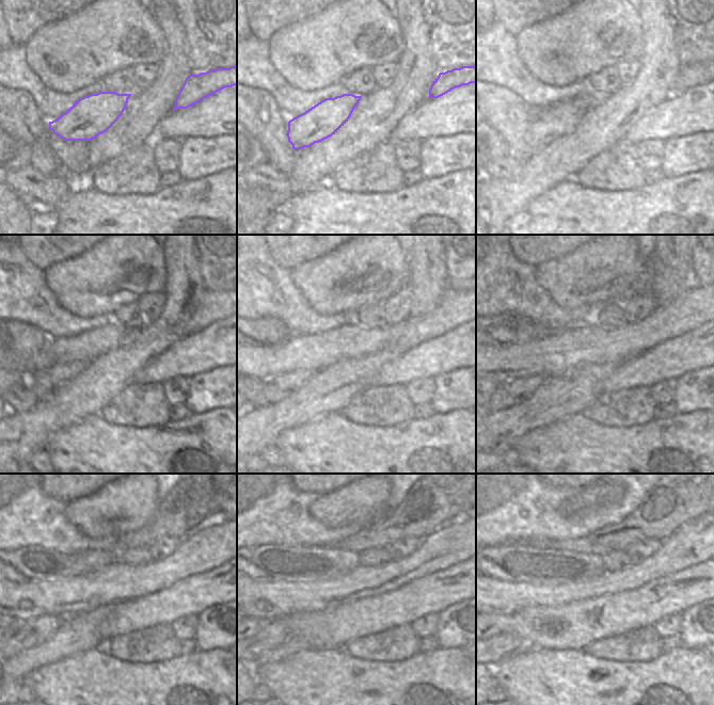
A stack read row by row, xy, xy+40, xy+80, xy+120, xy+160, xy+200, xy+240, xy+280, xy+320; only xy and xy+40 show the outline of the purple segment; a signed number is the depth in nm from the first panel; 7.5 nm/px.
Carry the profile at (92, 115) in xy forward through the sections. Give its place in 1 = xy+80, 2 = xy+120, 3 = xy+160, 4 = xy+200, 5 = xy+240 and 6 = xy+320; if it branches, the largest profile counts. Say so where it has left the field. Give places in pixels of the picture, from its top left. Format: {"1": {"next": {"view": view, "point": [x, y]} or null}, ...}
{"1": {"next": {"view": "xy+80", "point": [546, 125]}}, "2": {"next": {"view": "xy+120", "point": [44, 384]}}, "3": {"next": {"view": "xy+160", "point": [280, 387]}}, "4": {"next": {"view": "xy+200", "point": [511, 393]}}, "5": {"next": {"view": "xy+240", "point": [30, 634]}}, "6": {"next": {"view": "xy+320", "point": [500, 646]}}}

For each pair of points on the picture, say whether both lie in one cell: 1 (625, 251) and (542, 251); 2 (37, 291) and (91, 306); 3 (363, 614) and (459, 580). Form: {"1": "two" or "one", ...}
{"1": "two", "2": "two", "3": "one"}

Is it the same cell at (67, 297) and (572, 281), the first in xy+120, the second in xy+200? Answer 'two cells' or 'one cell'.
one cell

